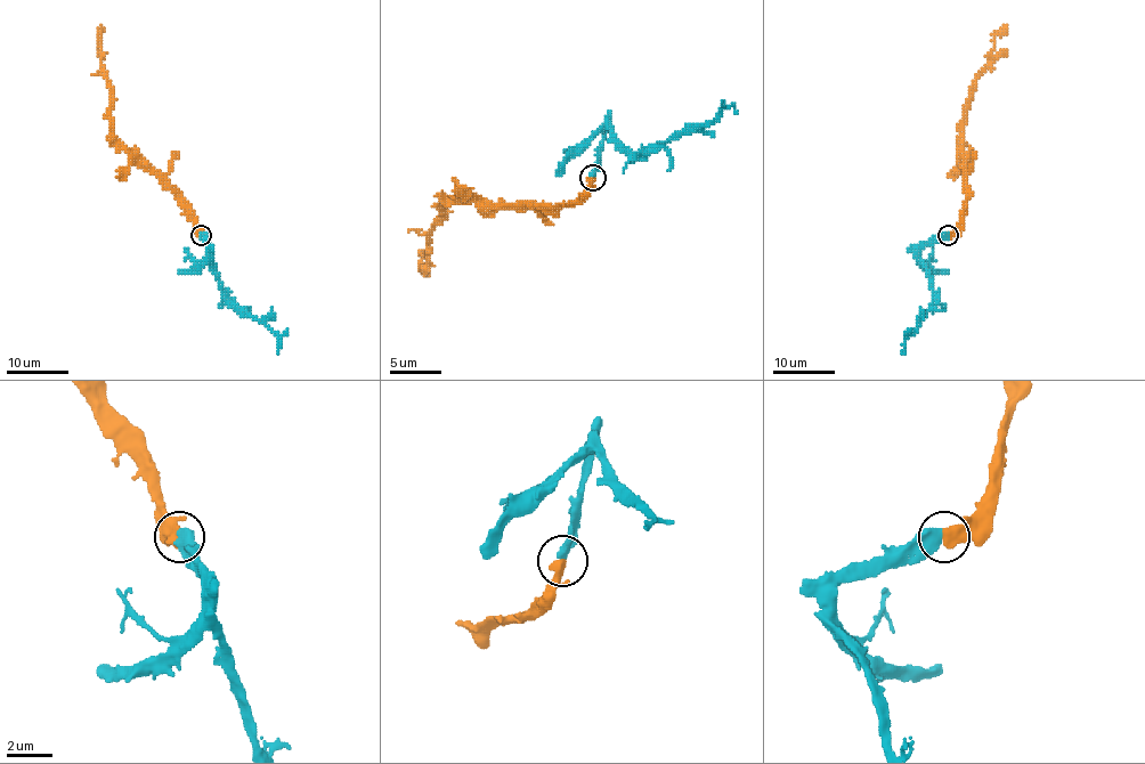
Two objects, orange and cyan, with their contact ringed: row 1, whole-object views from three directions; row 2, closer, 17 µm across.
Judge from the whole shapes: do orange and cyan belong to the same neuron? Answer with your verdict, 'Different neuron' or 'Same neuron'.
Same neuron

